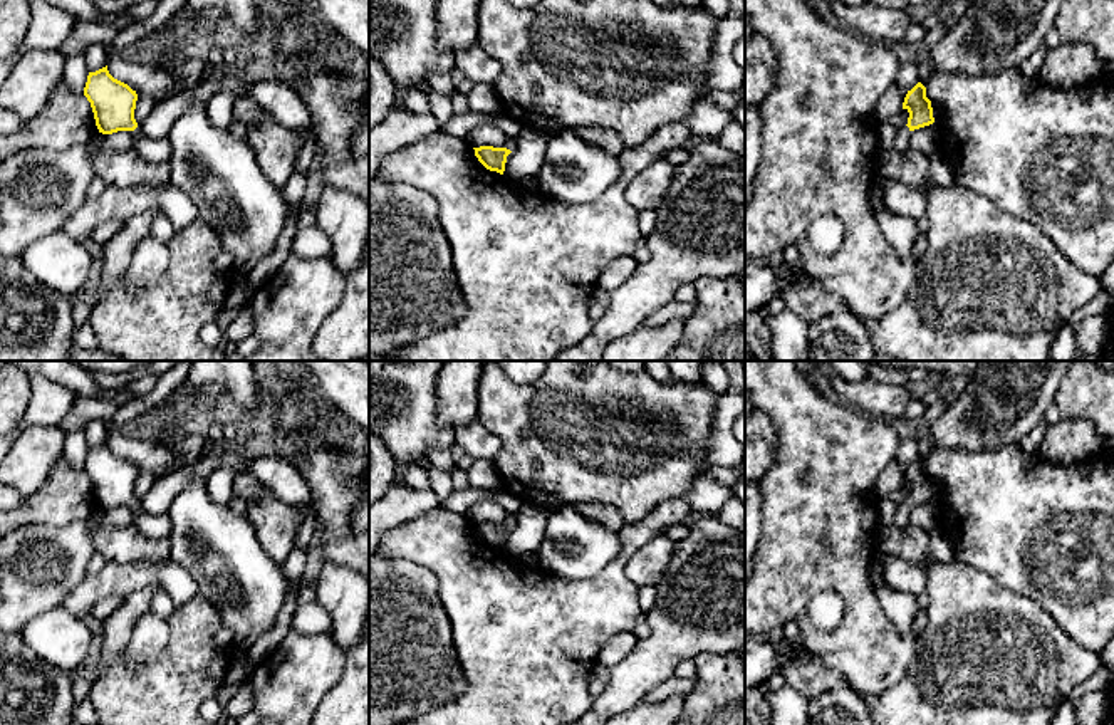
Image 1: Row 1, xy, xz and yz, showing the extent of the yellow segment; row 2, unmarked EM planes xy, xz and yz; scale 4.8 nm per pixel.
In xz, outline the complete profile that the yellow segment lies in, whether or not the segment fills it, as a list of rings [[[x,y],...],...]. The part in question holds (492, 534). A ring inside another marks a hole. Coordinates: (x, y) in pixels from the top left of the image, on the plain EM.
[[[510,514],[503,524],[480,522],[473,524],[478,537],[490,547],[503,550],[507,532],[515,527],[517,514]]]

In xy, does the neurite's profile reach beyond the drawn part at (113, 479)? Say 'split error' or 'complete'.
split error

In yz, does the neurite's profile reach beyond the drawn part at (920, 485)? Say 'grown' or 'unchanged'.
grown

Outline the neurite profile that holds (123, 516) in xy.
[[[117,507],[112,510],[106,510],[101,517],[101,524],[107,524],[112,527],[129,527],[134,525],[138,514],[133,507]]]

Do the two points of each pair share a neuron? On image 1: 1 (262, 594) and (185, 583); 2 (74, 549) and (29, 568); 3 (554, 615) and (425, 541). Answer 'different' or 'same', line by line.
1: different
2: same
3: same

